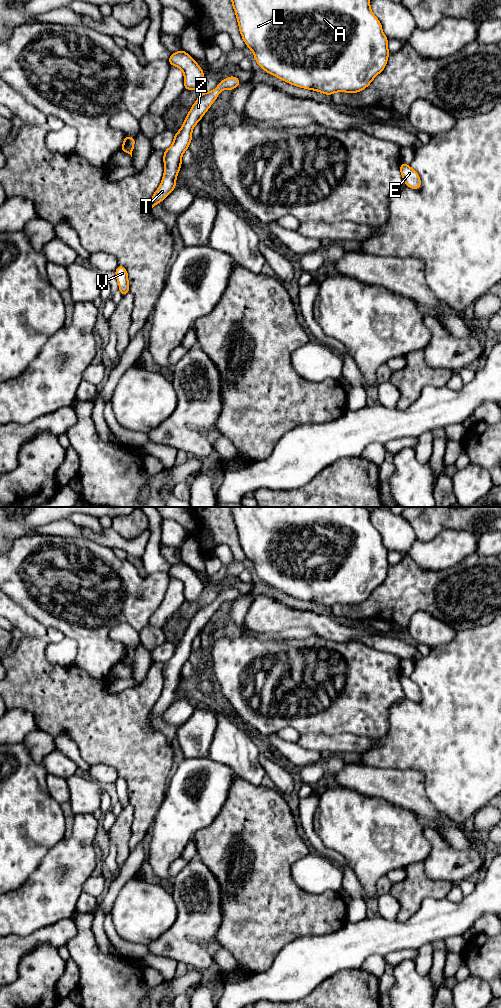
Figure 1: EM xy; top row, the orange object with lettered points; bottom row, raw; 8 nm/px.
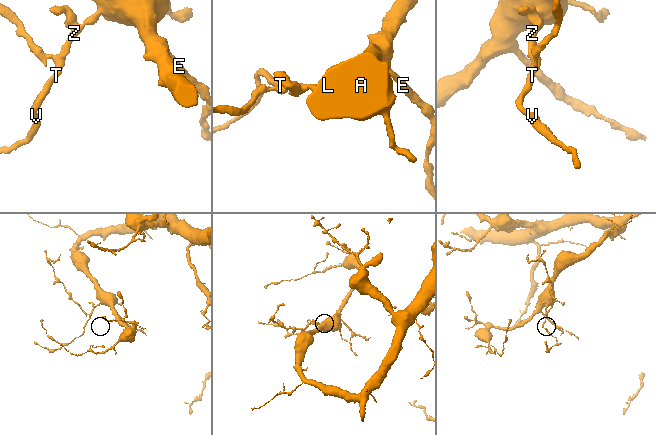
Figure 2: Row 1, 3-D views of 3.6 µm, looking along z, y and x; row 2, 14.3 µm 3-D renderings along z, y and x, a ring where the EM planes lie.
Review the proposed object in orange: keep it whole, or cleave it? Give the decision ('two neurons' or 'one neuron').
one neuron

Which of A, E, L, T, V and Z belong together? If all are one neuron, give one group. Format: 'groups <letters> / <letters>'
groups A E L T V Z

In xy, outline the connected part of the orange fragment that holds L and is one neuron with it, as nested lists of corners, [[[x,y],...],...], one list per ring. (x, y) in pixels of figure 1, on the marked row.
[[[231,0],[239,24],[240,34],[249,47],[257,64],[267,73],[304,89],[314,90],[330,96],[335,92],[357,93],[368,87],[371,81],[384,70],[388,56],[388,39],[382,25],[372,13],[370,0]]]

